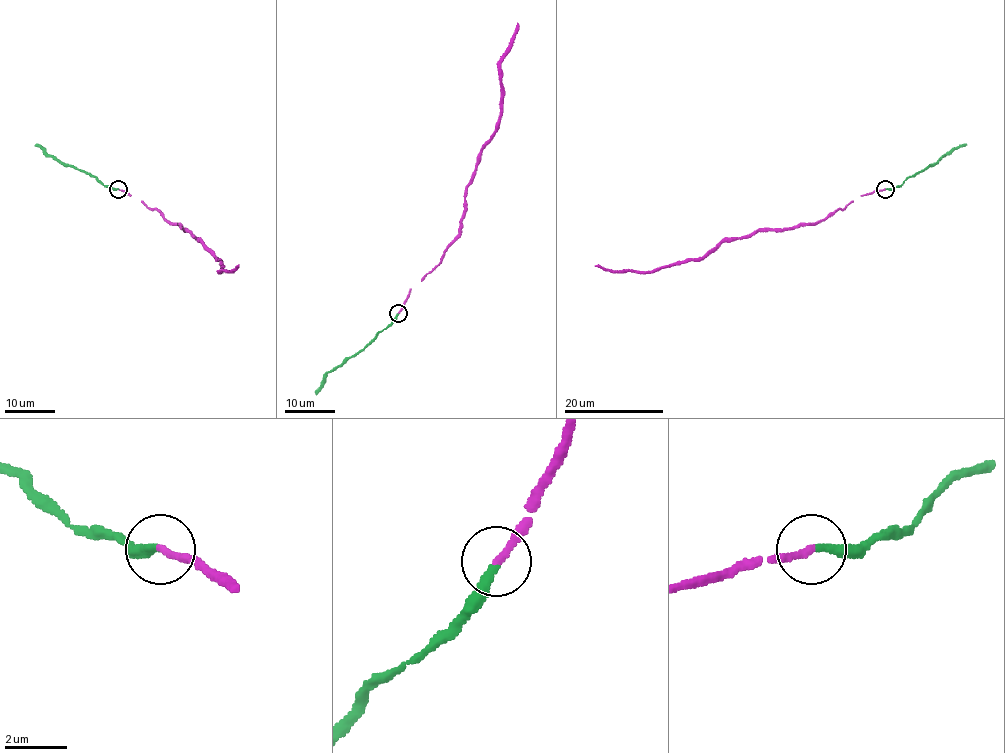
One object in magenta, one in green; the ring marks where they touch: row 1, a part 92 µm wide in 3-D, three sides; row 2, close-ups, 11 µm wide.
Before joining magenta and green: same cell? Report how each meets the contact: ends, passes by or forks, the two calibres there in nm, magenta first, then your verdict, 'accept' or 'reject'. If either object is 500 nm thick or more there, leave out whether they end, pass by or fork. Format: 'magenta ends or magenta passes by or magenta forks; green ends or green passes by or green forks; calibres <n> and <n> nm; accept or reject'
magenta ends; green ends; calibres 240 and 280 nm; accept

